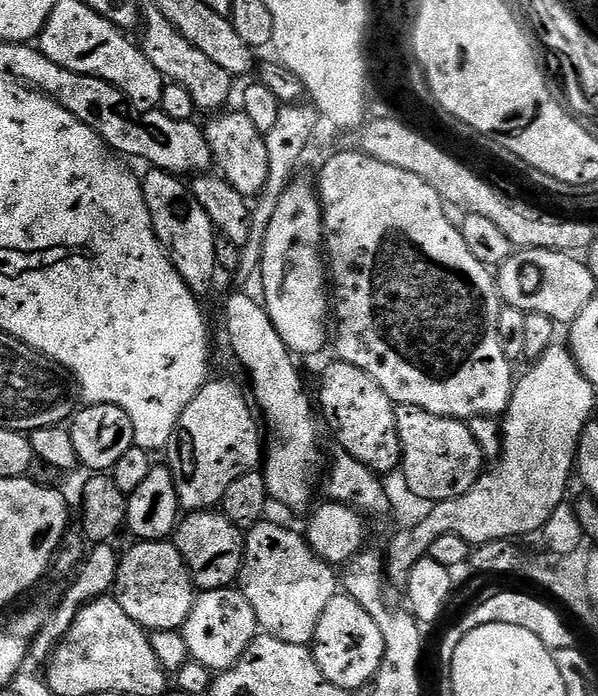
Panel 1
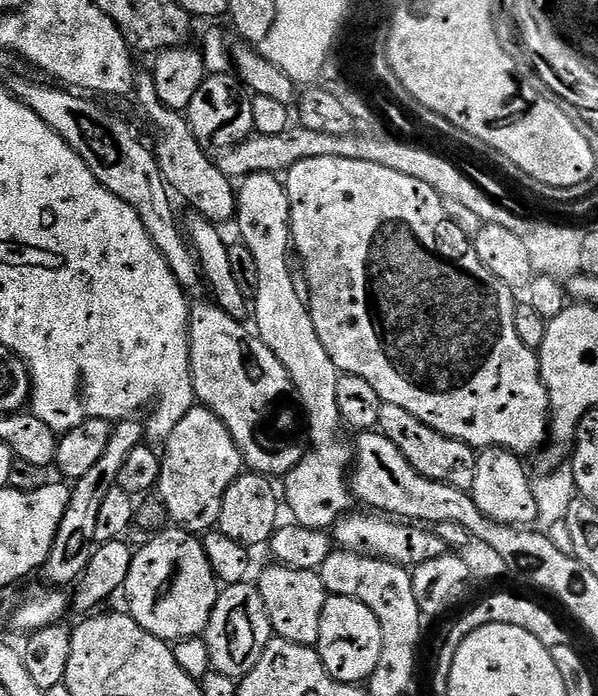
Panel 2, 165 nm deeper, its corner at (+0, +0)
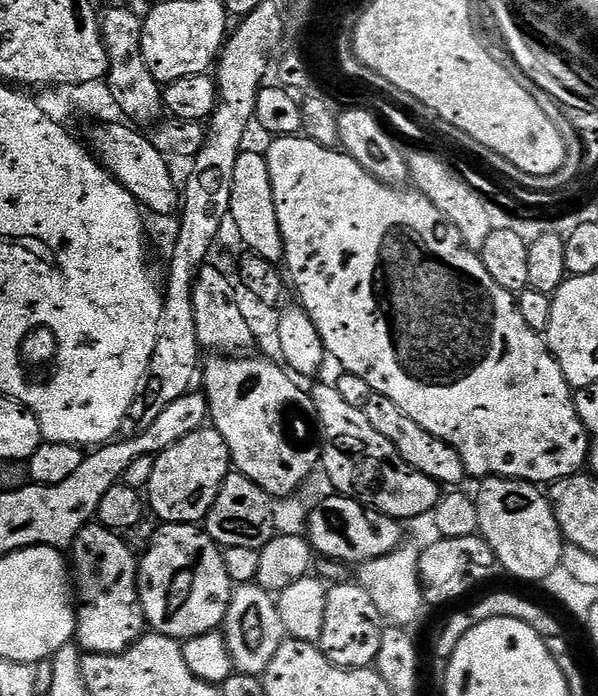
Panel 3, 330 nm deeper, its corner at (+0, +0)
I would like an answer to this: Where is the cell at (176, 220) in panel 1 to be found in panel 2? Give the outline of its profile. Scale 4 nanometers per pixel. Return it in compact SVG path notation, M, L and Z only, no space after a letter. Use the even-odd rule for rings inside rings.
M205 298L191 305L188 313L188 357L192 371L192 389L196 391L196 399L203 407L208 408L230 430L234 442L238 446L245 465L253 473L269 478L283 478L288 471L304 457L305 445L296 444L292 436L288 436L288 424L280 416L272 416L293 395L292 379L286 374L286 366L274 358L274 350L260 340L259 335L251 327L248 328L237 317L226 314L211 299Z

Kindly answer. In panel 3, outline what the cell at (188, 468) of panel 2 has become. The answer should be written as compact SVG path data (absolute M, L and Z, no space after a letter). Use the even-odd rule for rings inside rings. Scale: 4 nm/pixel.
M215 426L199 428L194 434L186 434L174 446L155 457L153 474L146 487L146 504L166 524L195 524L207 521L208 511L218 498L218 490L230 471L228 447Z

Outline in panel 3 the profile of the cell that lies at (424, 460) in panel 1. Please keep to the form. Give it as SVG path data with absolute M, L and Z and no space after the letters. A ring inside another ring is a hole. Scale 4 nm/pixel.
M373 394L364 403L363 410L366 418L370 418L370 426L374 426L374 430L378 430L378 434L382 434L382 438L391 442L394 450L398 450L400 457L411 468L426 474L426 478L434 478L434 482L441 486L463 485L460 483L466 480L464 463L458 450L454 450L454 446L450 446L446 442L442 442L442 438L434 438L434 434L422 430L422 426L418 426L418 422L414 422L414 418L402 414L402 410L398 410L398 406L394 406L394 402L390 402L390 398L385 396Z

